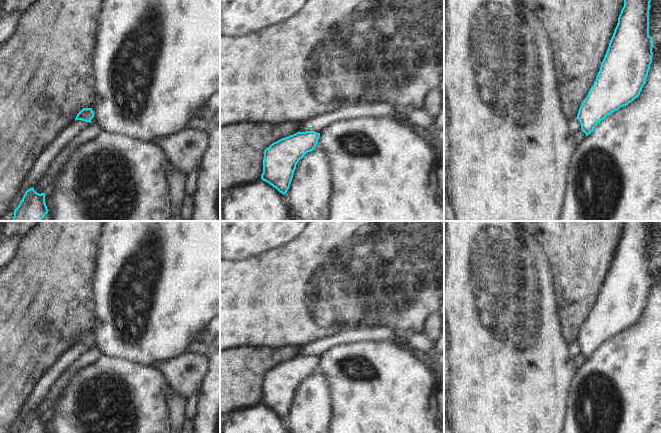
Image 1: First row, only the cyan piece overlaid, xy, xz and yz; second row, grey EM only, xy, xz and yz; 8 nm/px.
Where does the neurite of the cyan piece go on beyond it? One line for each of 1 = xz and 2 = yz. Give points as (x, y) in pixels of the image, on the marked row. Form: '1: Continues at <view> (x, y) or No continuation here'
1: No continuation here
2: No continuation here

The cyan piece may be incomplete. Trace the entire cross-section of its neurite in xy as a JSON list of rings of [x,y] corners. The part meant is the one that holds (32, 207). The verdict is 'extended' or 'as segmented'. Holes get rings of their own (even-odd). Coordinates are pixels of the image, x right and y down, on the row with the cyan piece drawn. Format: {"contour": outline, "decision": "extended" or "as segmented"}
{"contour": [[[34,188],[28,189],[18,207],[14,210],[12,221],[42,221],[48,213],[45,193],[37,193]]], "decision": "as segmented"}

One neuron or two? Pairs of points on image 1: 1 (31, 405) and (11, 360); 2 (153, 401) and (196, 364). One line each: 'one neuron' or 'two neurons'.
1: two neurons
2: two neurons

